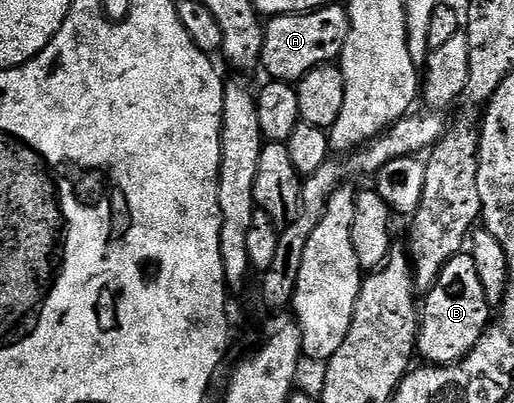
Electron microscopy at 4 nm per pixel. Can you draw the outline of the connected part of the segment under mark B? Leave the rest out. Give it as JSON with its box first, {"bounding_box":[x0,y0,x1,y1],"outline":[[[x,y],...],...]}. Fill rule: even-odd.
{"bounding_box":[417,252,493,365],"outline":[[[470,252],[458,253],[441,271],[437,283],[421,301],[421,316],[419,319],[419,336],[417,338],[417,353],[428,365],[456,365],[481,339],[487,326],[493,320],[493,307],[485,299],[485,291],[481,288],[481,279],[477,276],[477,263],[473,263]]]}

